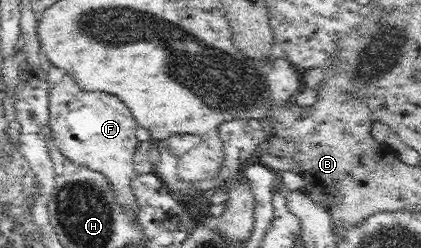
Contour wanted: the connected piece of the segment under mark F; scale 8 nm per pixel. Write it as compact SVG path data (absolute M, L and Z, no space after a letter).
M69 76L51 85L48 98L51 142L71 162L103 174L115 191L116 206L132 216L137 206L131 186L136 176L134 154L140 142L135 137L137 121L129 108L113 94L86 92Z

